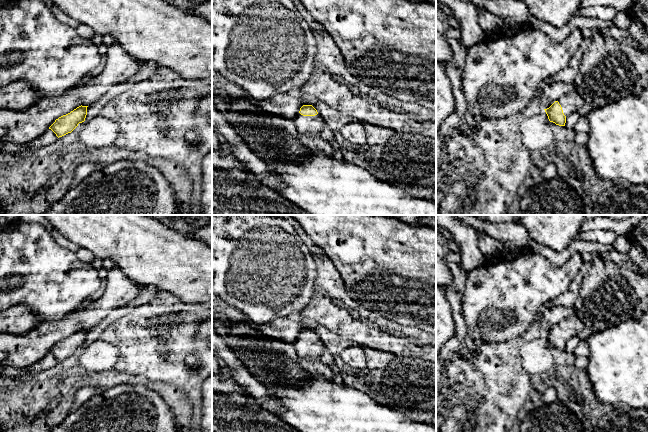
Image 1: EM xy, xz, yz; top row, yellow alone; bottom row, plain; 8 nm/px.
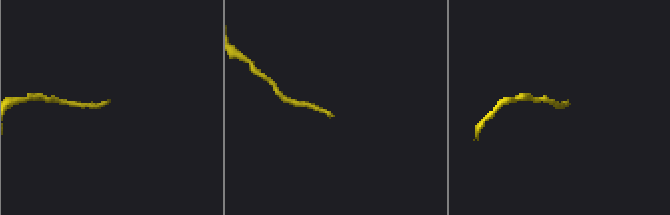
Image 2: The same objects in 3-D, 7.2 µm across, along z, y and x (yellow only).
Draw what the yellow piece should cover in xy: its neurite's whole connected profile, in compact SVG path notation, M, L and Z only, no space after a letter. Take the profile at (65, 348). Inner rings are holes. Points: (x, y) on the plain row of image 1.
M81 329L70 337L59 341L49 351L49 353L51 353L58 362L71 357L79 347L85 345L87 339L87 331L88 330Z

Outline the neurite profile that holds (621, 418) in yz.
M624 404L609 407L592 432L648 432L648 411Z

